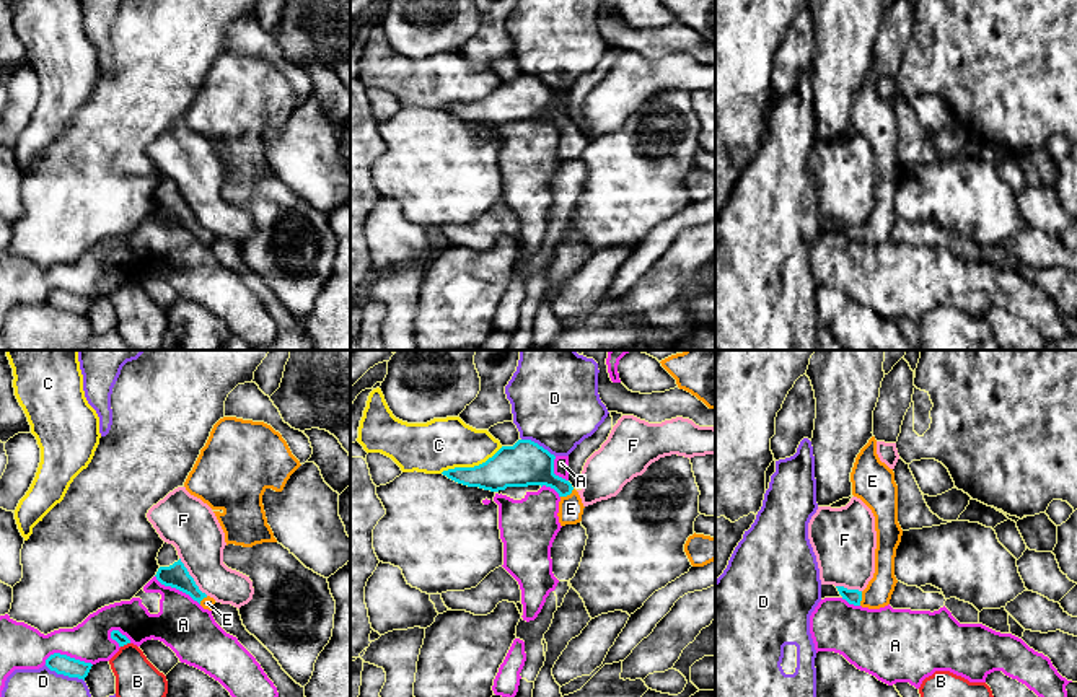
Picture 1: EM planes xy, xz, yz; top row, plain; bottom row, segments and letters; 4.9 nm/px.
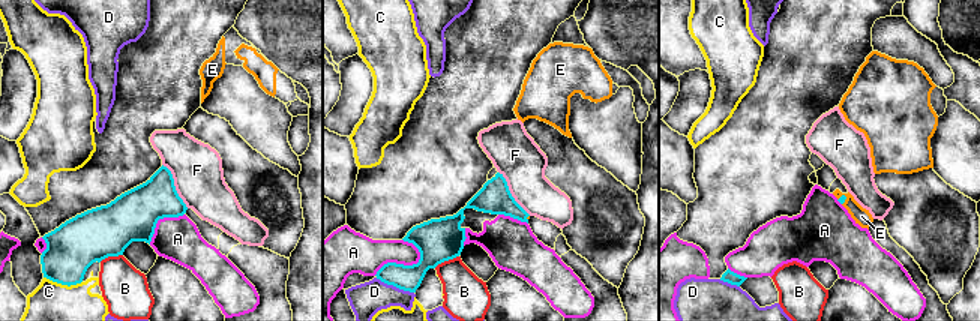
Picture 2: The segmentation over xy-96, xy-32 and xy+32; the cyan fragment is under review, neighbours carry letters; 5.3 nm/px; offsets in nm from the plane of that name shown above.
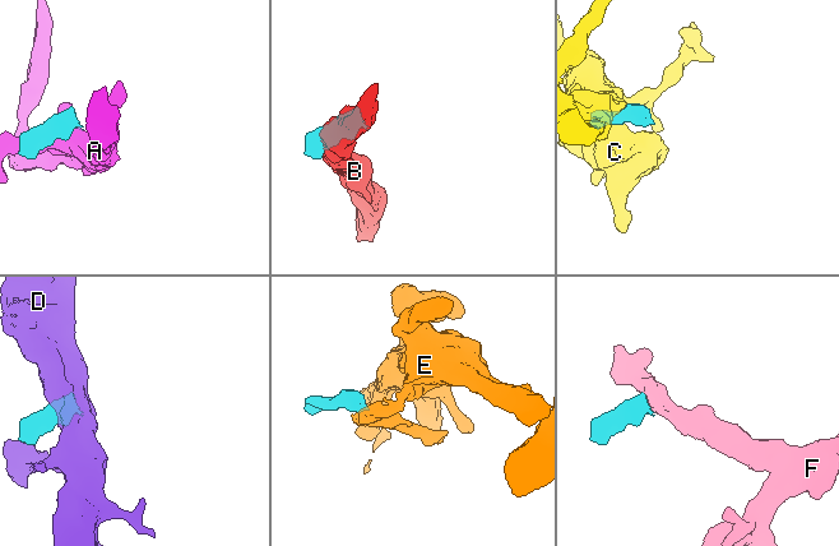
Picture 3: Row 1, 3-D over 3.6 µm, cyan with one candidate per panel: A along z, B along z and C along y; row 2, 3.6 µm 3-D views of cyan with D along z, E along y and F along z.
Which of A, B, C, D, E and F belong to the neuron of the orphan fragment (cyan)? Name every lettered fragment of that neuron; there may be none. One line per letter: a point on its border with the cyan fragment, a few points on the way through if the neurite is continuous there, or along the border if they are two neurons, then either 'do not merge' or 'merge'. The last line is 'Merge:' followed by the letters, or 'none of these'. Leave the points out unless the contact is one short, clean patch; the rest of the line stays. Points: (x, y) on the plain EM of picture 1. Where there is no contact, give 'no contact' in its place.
A: meets cyan in xy at (69, 292); do not merge
B: meets cyan in xy at (124, 279); border along xy (129, 277), (121, 282); do not merge
C: meets cyan in xz at (471, 103); do not merge
D: meets cyan in xy at (64, 310); do not merge
E: meets cyan in xz at (567, 129); runs through xz (528, 98), (567, 129), (571, 144); merge
F: meets cyan in xy at (191, 212); border along xy (180, 192), (194, 219), (207, 230); do not merge
Merge: E

